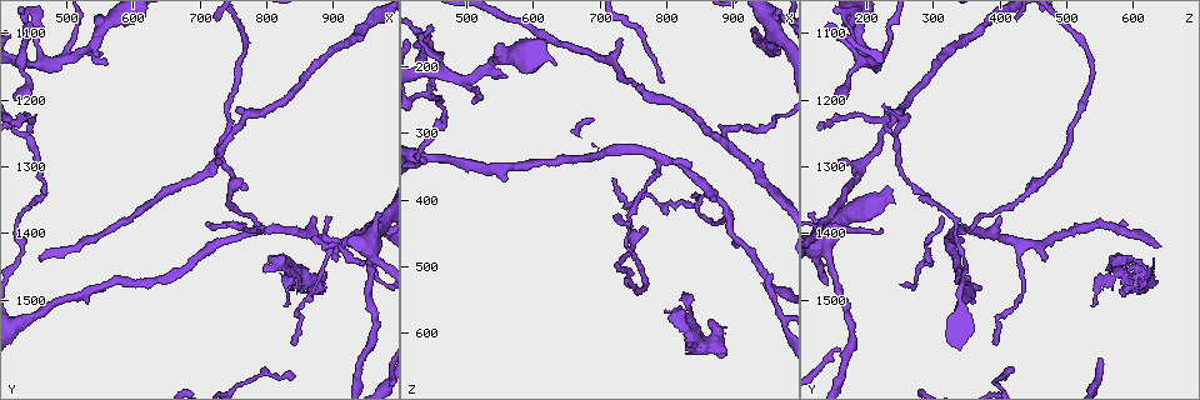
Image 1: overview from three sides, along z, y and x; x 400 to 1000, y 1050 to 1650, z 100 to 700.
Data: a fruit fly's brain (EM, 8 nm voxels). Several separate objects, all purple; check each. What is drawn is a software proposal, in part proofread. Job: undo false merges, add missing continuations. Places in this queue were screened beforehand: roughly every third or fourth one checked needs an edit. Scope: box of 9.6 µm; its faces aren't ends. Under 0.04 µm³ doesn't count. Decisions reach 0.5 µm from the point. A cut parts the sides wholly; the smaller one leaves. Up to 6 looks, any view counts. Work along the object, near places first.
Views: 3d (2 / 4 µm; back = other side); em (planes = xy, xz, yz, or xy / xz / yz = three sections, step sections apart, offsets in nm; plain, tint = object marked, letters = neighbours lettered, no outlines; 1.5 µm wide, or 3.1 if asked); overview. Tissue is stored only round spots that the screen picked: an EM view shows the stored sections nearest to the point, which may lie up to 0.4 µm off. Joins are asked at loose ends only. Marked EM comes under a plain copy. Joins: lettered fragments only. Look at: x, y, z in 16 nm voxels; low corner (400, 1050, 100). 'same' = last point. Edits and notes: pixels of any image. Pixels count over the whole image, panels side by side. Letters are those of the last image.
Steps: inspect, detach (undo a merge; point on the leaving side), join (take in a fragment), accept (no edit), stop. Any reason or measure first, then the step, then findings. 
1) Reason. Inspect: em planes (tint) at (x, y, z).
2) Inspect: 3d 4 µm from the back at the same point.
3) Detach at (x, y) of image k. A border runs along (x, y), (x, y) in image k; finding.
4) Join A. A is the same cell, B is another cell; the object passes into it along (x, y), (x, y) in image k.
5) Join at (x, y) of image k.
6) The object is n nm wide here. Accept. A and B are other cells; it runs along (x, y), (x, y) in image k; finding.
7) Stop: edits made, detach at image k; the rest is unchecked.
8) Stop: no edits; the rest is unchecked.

A narrow waist. Inspect: 3d 4 µm at (460, 1310, 260).

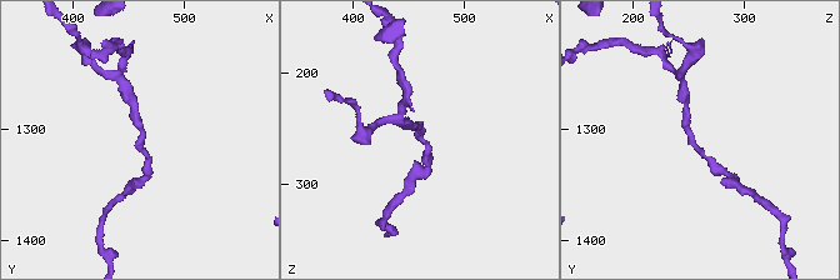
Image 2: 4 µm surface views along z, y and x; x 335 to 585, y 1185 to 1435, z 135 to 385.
Inspect: em planes (letters) at (460, 1316, 258).

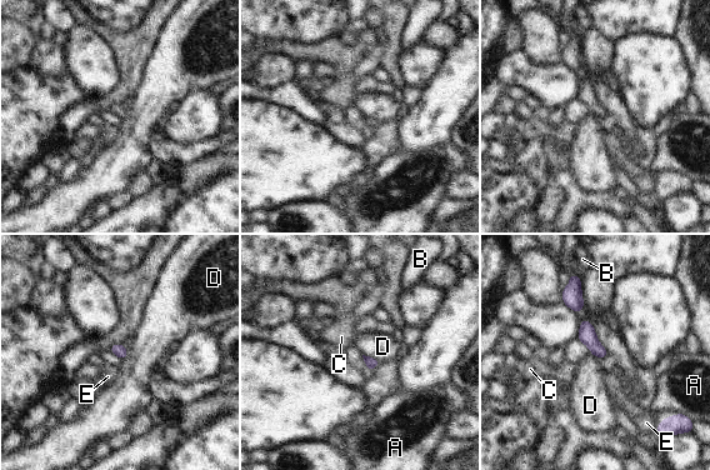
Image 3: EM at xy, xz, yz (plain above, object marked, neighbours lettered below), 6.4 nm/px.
The object is 70 nm wide here; the longest contact is with D, 130 nm. Accept. A, B, C, D and E are other cells; continuous, no second neuron.

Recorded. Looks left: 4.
Abrupt turn. Inspect: 3d 2 µm at (790, 1395, 340).

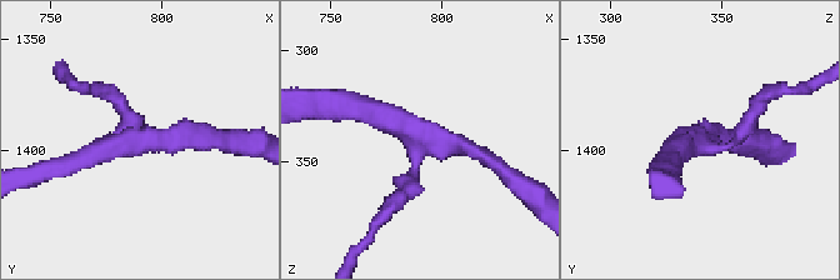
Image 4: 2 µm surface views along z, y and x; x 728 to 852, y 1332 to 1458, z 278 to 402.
Need the tissue. Inspect: em planes (letters) at (791, 1397, 339).

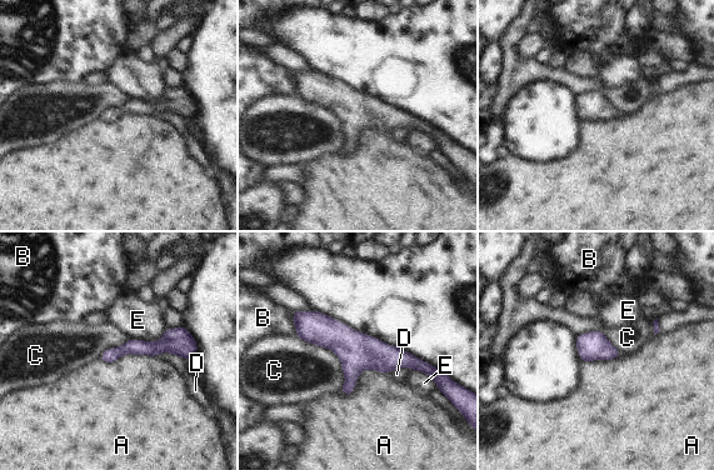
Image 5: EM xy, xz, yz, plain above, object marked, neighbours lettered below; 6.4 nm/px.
Accept. A, B, C, D and E are other cells; it runs along (296, 314), (356, 351), (430, 370) in image 5; continuous, no second neuron.

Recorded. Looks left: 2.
An open end. Inspect: 3d 4 µm from the back at (445, 1090, 135).

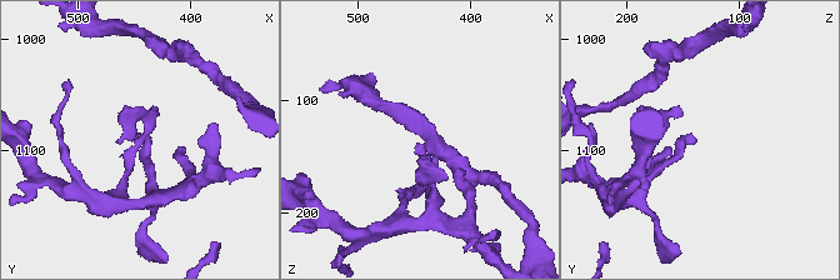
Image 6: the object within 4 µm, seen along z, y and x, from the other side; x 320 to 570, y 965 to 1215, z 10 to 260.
Inspect: em xy step 8 (letters) at (446, 1092, 136).

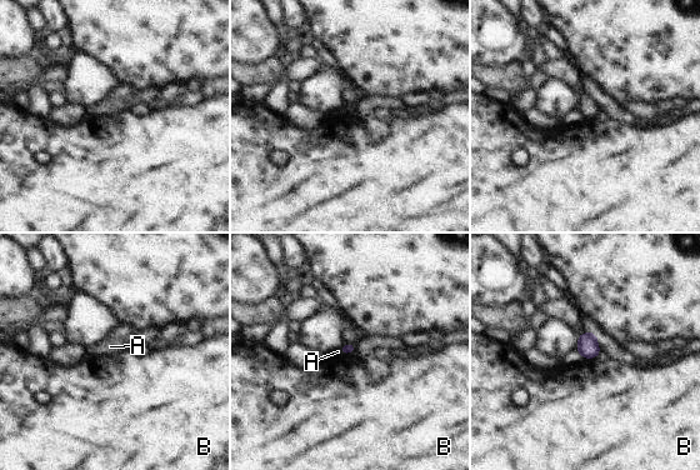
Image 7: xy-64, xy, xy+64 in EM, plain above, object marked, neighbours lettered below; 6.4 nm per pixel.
Accept. A and B are other cells; a border runs along (354, 350), (340, 354) in image 7; none of them fits.

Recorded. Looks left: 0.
Stop: no edits; the rest is unchecked.

